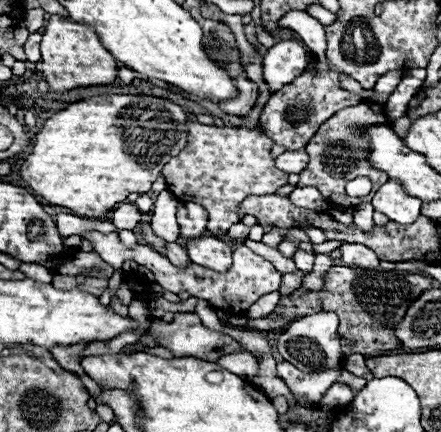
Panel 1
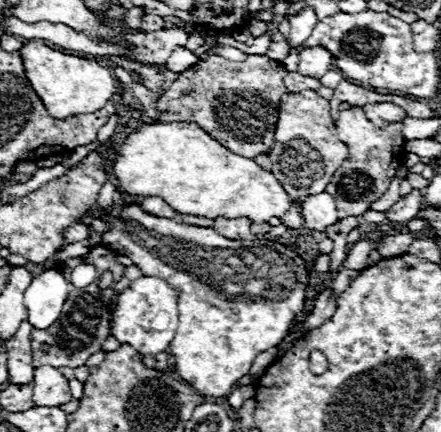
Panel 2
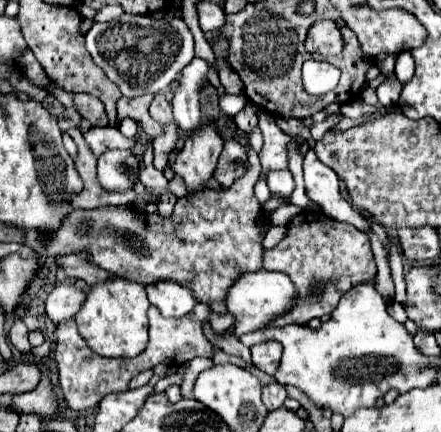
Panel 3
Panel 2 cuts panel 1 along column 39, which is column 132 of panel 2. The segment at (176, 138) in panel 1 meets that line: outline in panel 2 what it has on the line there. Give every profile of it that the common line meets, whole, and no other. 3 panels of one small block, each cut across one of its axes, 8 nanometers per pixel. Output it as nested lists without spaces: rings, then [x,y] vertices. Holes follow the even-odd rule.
[[[172,122],[172,124],[142,124],[136,132],[128,134],[128,138],[118,146],[116,158],[112,158],[114,164],[110,168],[112,176],[118,180],[118,188],[132,196],[160,196],[164,198],[176,212],[180,214],[194,214],[204,218],[248,218],[252,224],[268,222],[270,218],[282,218],[294,200],[286,194],[282,184],[276,180],[276,176],[262,166],[258,166],[252,158],[238,156],[212,140],[208,132],[204,132],[200,126],[190,122]]]

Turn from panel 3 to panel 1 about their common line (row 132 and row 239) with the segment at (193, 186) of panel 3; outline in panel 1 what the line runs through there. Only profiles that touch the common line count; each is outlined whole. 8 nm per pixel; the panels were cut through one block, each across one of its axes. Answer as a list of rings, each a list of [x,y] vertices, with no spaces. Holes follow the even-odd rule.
[[[202,236],[198,240],[188,240],[188,256],[194,264],[212,268],[216,272],[226,272],[232,264],[232,250],[226,242],[216,236]]]

